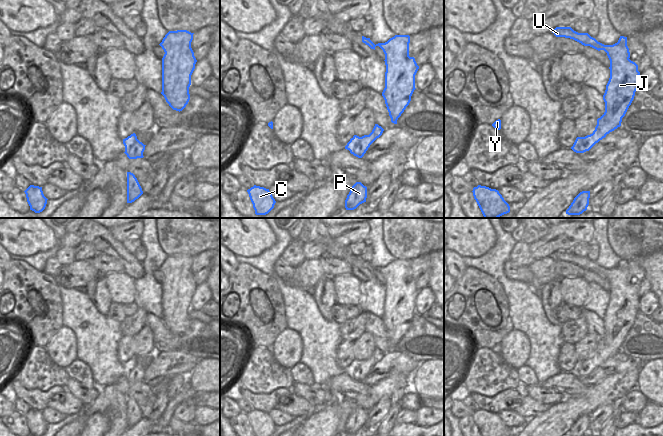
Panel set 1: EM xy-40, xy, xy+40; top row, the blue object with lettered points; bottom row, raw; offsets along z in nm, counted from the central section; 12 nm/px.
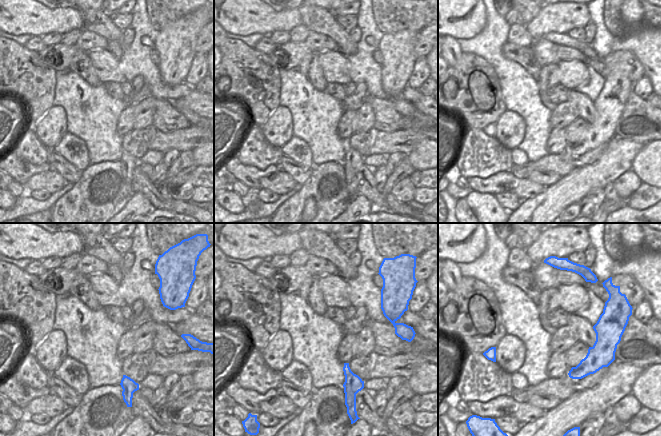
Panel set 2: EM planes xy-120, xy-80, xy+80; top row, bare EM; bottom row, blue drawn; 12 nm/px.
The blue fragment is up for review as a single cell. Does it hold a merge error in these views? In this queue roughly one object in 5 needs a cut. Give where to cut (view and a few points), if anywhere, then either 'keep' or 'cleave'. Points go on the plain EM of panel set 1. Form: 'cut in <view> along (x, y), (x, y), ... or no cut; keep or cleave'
no cut; keep

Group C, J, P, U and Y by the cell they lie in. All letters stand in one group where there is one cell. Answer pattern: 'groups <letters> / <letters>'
groups C J P U Y

